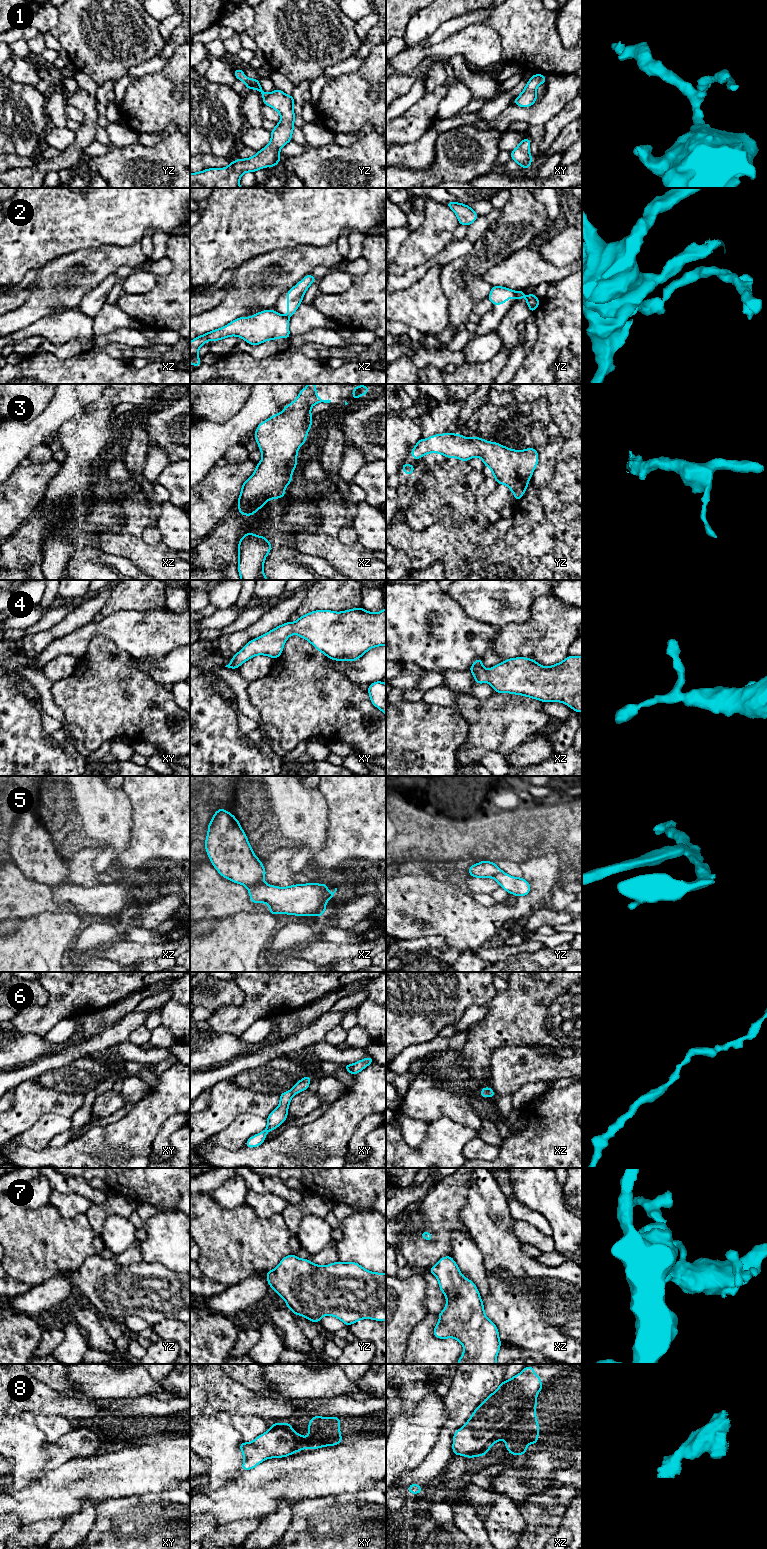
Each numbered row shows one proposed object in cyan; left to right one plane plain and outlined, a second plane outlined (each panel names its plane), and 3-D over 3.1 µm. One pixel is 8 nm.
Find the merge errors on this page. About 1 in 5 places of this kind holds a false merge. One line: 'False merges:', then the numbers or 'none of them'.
False merges: 2, 5

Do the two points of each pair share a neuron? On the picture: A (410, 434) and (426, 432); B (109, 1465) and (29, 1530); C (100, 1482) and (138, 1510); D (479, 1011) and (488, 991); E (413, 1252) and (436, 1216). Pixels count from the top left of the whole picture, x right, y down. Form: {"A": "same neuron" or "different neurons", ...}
{"A": "different neurons", "B": "different neurons", "C": "different neurons", "D": "different neurons", "E": "same neuron"}

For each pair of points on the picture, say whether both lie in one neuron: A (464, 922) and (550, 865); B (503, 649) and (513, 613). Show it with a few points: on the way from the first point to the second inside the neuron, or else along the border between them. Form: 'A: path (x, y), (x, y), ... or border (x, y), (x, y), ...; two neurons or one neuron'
A: path (489, 917), (505, 912), (517, 911), (538, 890); one neuron
B: border (530, 610), (524, 622), (501, 627); two neurons

